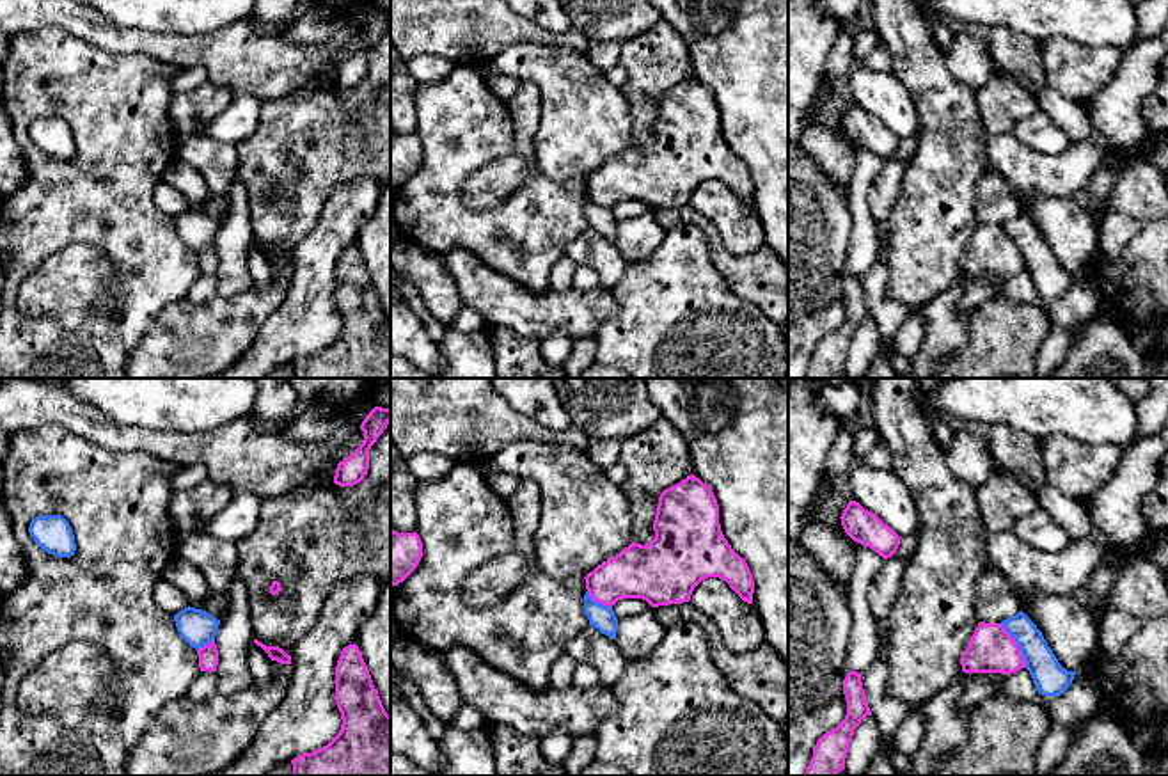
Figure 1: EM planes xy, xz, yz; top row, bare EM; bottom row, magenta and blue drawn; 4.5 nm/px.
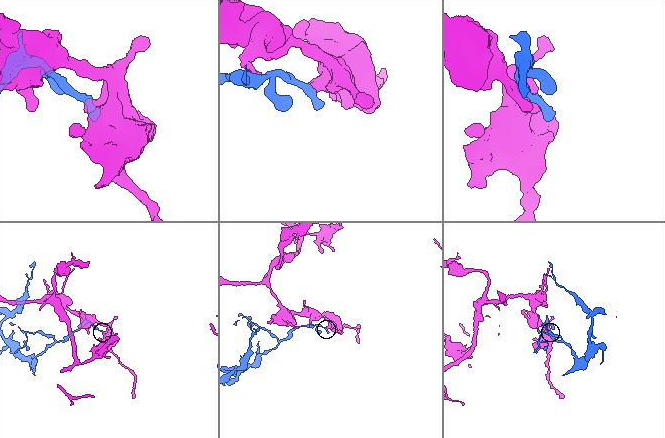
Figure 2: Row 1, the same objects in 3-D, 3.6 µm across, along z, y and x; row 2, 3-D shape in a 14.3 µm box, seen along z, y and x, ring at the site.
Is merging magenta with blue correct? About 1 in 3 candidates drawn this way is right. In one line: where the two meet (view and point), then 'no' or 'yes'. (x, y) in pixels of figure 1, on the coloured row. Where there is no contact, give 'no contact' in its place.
meets magenta in yz at (1016, 645); no

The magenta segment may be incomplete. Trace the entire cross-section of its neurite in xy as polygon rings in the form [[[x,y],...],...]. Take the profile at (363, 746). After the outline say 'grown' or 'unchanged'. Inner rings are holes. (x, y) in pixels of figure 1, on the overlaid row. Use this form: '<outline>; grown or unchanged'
[[[355,643],[343,648],[335,666],[335,703],[343,719],[339,733],[327,746],[293,758],[293,776],[391,776],[391,716]]]; unchanged

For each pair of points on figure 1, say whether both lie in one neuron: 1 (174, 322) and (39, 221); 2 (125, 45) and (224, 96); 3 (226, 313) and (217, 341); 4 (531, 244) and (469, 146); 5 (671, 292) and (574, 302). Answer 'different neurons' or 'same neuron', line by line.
1: different neurons
2: different neurons
3: same neuron
4: same neuron
5: different neurons

